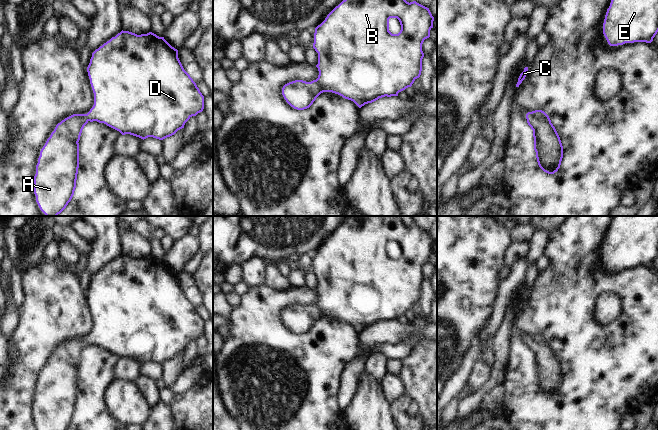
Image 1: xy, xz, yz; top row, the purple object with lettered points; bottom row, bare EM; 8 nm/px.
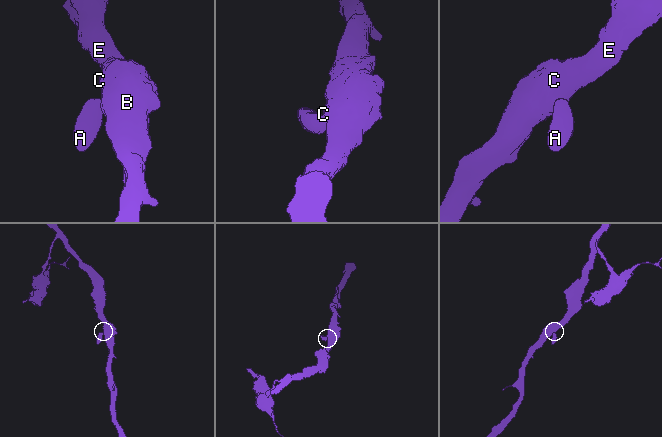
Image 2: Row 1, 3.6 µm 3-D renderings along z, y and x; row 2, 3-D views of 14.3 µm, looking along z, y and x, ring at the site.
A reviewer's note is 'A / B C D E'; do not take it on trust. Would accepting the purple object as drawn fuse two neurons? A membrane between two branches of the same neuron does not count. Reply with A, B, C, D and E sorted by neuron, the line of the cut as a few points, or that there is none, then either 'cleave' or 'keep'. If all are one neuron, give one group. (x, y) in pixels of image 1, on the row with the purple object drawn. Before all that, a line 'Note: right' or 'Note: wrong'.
Note: wrong
A B C D E; no cut; keep

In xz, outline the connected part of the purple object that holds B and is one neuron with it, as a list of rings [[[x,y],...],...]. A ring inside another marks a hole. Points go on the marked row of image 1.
[[[343,0],[336,6],[325,18],[325,20],[315,28],[313,48],[318,53],[318,68],[319,75],[316,80],[306,82],[303,80],[295,80],[285,84],[282,88],[282,95],[286,102],[297,110],[309,108],[316,98],[323,92],[332,92],[342,96],[345,99],[353,101],[359,108],[365,104],[372,103],[382,97],[398,96],[398,93],[411,87],[414,81],[420,77],[422,71],[422,59],[424,53],[422,44],[425,39],[430,37],[430,30],[433,28],[434,17],[429,8],[417,3],[416,1],[407,2],[406,0]],[[397,18],[401,25],[401,30],[398,34],[392,34],[389,31],[389,19]]]

